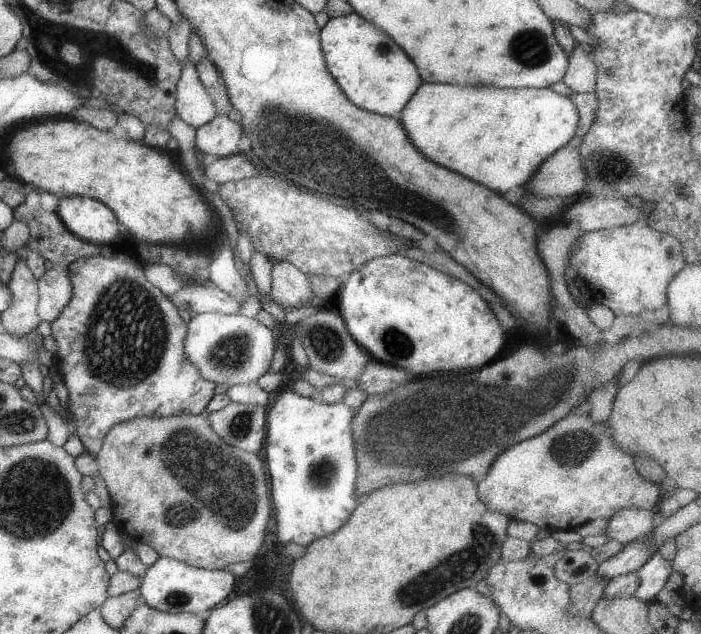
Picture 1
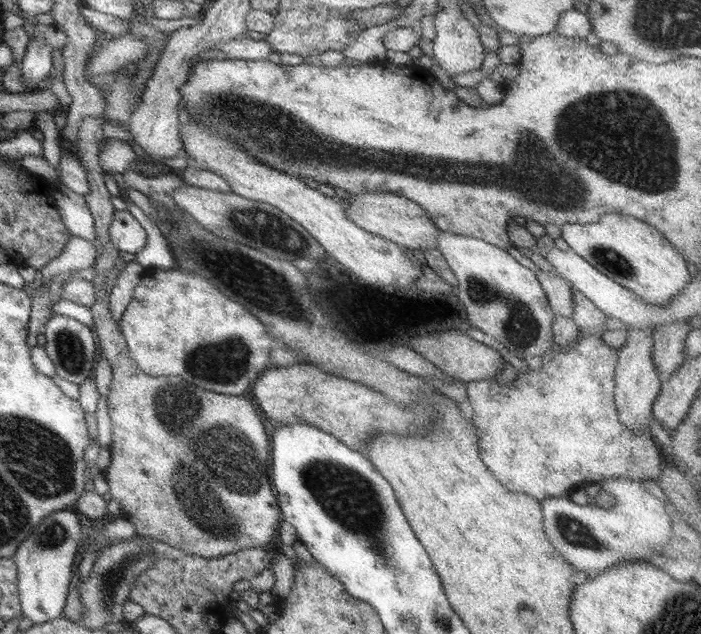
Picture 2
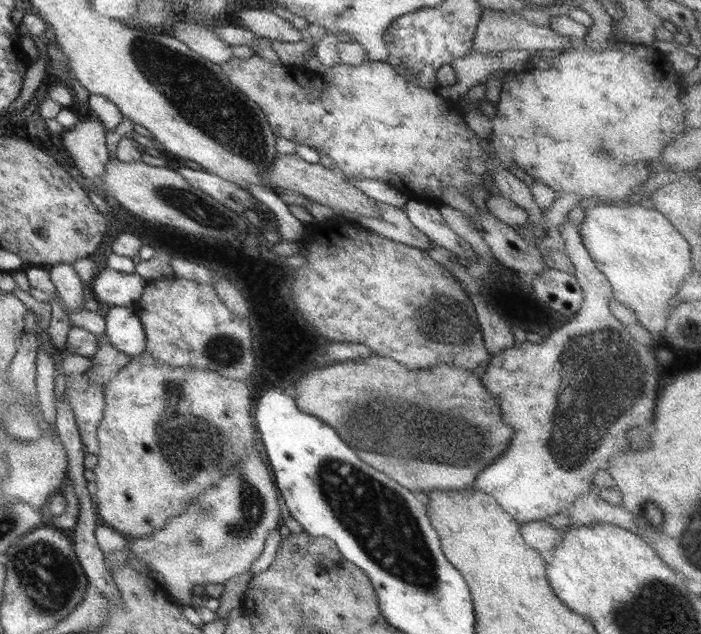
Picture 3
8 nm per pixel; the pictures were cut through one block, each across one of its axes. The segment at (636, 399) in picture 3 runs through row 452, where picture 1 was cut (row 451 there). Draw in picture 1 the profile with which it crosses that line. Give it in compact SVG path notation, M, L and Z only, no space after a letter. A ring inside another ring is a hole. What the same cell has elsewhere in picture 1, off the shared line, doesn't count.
M571 413L556 421L550 428L536 436L524 439L512 448L508 448L506 452L502 452L493 460L494 464L490 465L490 470L483 476L477 479L478 496L480 500L491 510L504 513L511 521L526 521L534 523L539 527L550 528L552 531L574 530L577 526L583 525L585 522L593 521L594 519L611 519L619 510L629 509L634 507L647 511L657 511L657 506L660 502L660 483L644 480L643 476L636 471L634 459L625 451L619 450L613 440L613 432L606 423L594 422L590 415L582 416Z

